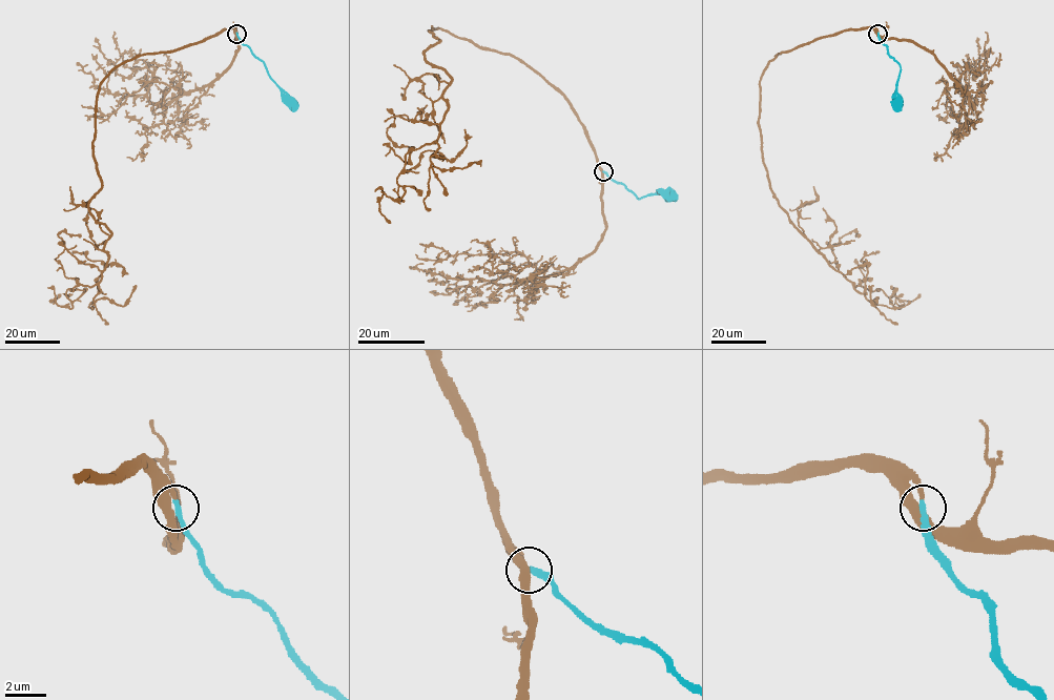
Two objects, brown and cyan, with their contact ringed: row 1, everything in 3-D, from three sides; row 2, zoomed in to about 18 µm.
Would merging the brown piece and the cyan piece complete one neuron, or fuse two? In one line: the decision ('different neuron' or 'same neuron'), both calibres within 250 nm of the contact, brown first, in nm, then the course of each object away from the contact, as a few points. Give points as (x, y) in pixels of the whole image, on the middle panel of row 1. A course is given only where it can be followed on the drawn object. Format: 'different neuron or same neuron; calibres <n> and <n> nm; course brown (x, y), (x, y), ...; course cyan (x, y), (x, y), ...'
same neuron; calibres 460 and 280 nm; course brown (602, 171), (538, 74), (432, 26), (448, 108), (402, 196), (384, 192), (390, 222); course cyan (603, 171), (638, 199), (670, 194)

